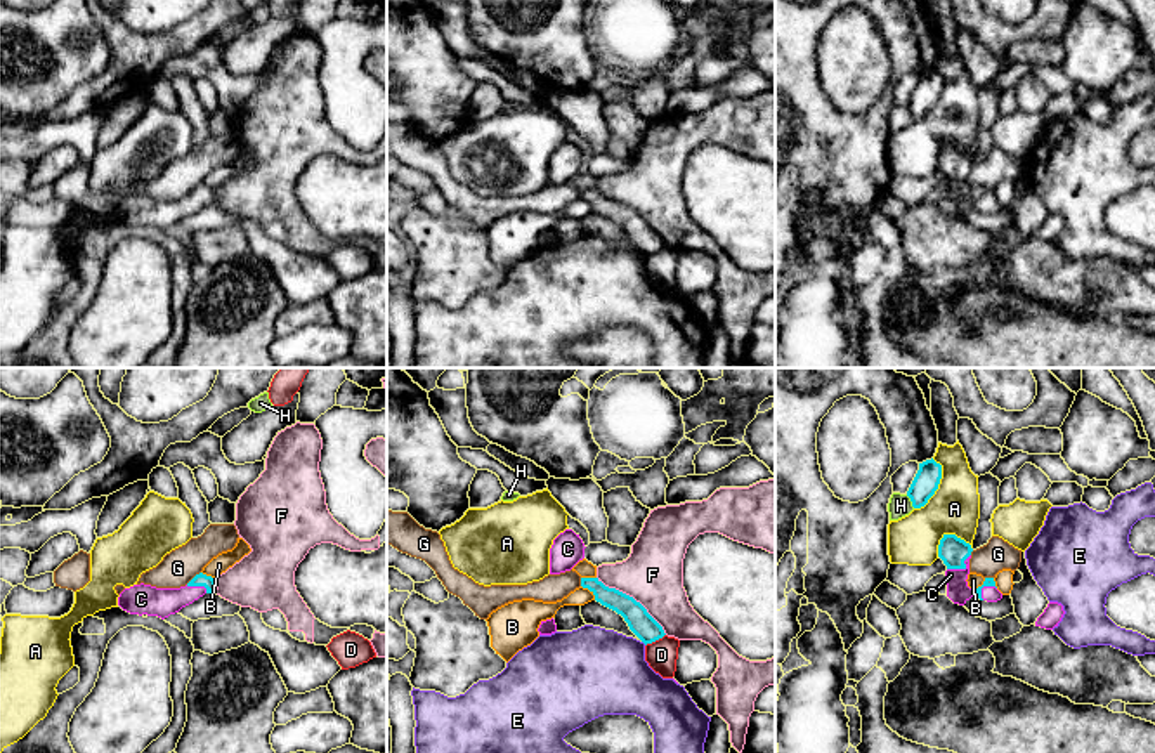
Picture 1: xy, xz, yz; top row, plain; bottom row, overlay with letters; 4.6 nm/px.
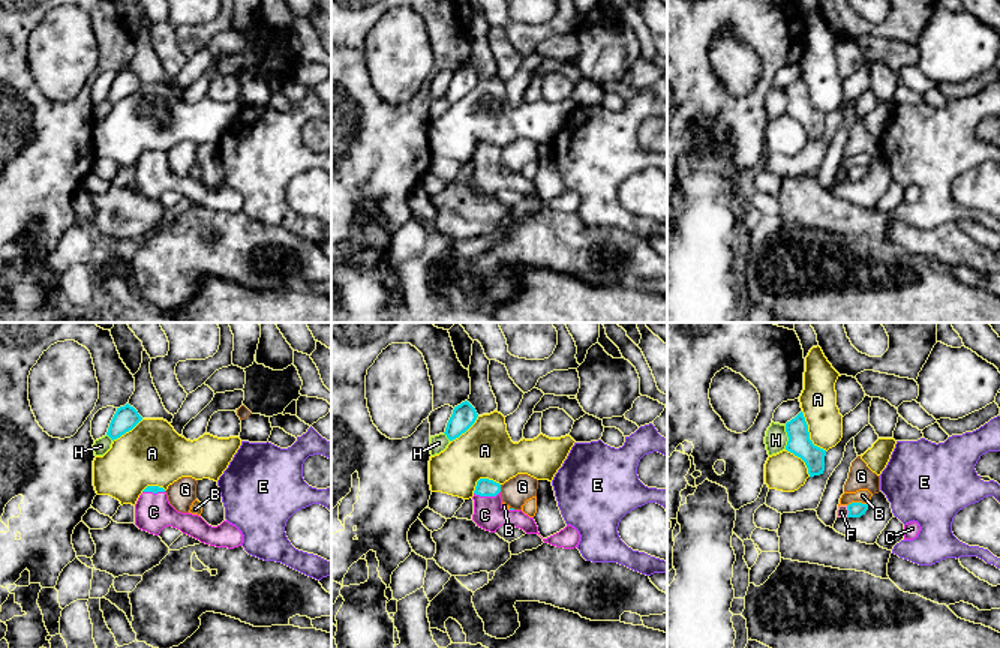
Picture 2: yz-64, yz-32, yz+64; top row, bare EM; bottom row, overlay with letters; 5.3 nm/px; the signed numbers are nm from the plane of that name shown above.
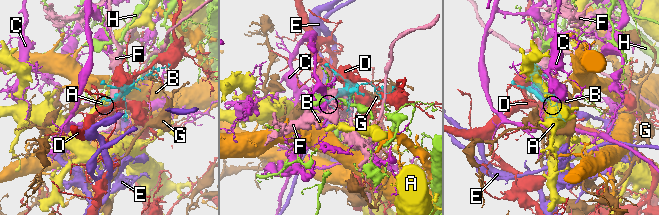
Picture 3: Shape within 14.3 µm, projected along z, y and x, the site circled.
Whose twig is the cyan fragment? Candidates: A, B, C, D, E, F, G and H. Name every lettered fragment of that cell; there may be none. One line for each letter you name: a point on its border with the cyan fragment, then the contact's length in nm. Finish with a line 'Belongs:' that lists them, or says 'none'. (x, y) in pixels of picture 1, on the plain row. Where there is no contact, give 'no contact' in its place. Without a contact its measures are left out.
C: meets cyan in yz at (961, 179); contact 130 nm long
Belongs: C

